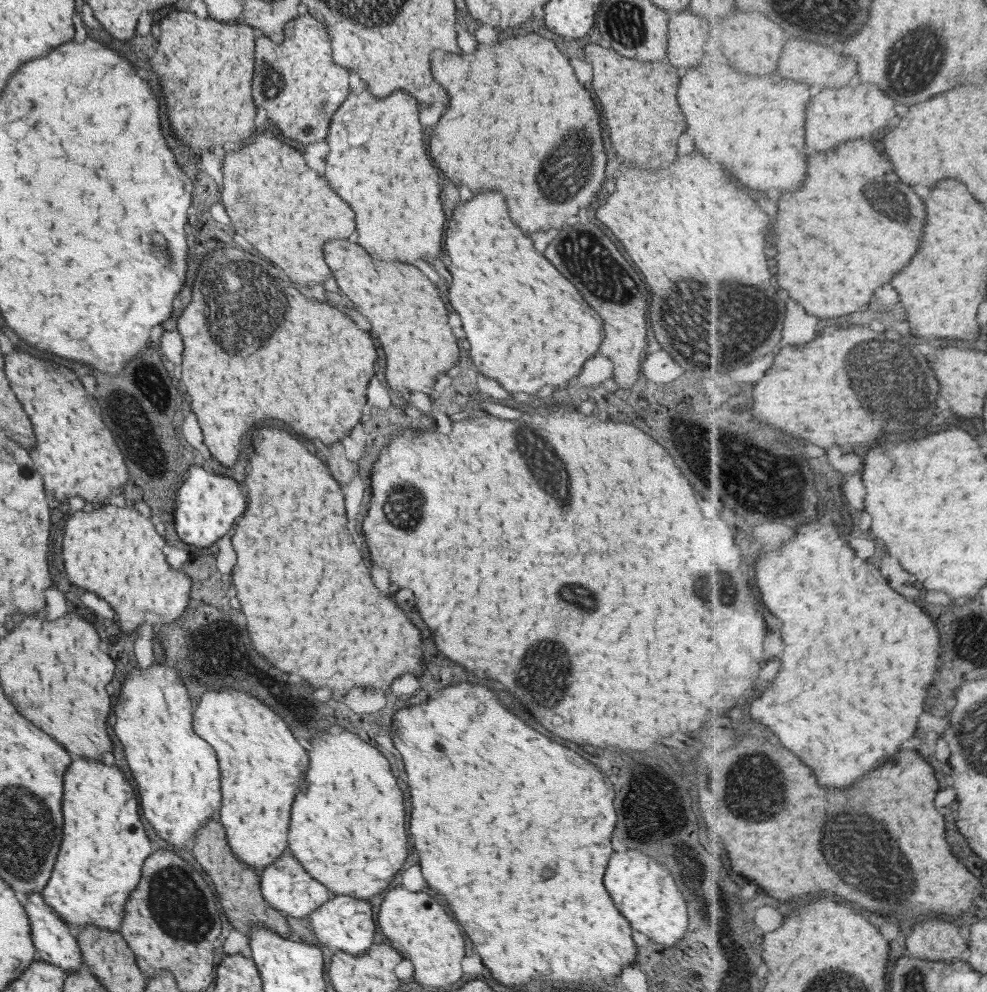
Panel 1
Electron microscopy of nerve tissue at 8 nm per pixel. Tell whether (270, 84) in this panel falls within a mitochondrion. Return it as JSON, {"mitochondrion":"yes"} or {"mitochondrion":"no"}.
{"mitochondrion":"yes"}

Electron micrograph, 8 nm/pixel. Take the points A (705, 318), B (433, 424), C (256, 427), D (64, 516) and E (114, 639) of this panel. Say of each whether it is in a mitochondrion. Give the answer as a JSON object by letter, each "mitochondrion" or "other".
{"A":"mitochondrion","B":"other","C":"other","D":"other","E":"other"}

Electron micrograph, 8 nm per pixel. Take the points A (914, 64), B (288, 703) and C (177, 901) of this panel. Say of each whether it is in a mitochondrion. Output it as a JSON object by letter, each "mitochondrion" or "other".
{"A":"mitochondrion","B":"other","C":"mitochondrion"}

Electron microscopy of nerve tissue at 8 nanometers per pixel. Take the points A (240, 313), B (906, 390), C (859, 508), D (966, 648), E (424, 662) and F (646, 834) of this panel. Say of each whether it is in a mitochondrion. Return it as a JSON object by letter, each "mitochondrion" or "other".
{"A":"mitochondrion","B":"mitochondrion","C":"other","D":"mitochondrion","E":"other","F":"other"}

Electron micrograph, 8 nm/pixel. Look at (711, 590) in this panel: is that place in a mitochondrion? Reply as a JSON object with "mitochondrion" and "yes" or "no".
{"mitochondrion":"yes"}

